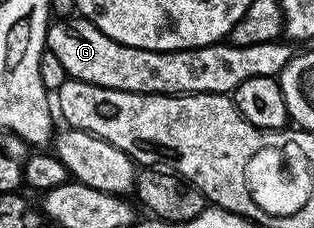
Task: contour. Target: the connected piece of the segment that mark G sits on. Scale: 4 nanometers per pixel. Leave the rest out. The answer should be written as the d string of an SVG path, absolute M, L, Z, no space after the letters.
M81 17L59 19L51 22L46 28L46 50L56 53L56 57L64 64L67 76L79 79L92 85L100 85L108 89L134 91L137 95L225 95L233 93L248 77L278 77L289 65L296 51L289 42L275 41L235 47L223 41L213 47L197 47L191 51L149 51L136 49L123 43L118 43L112 37L105 35L96 25Z

